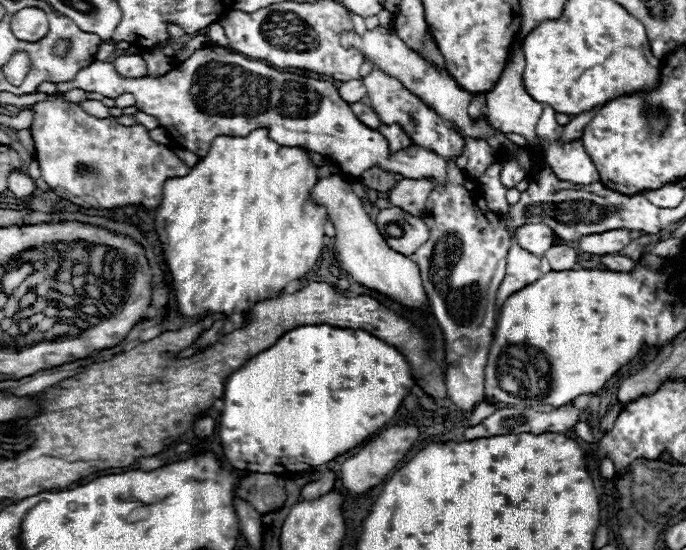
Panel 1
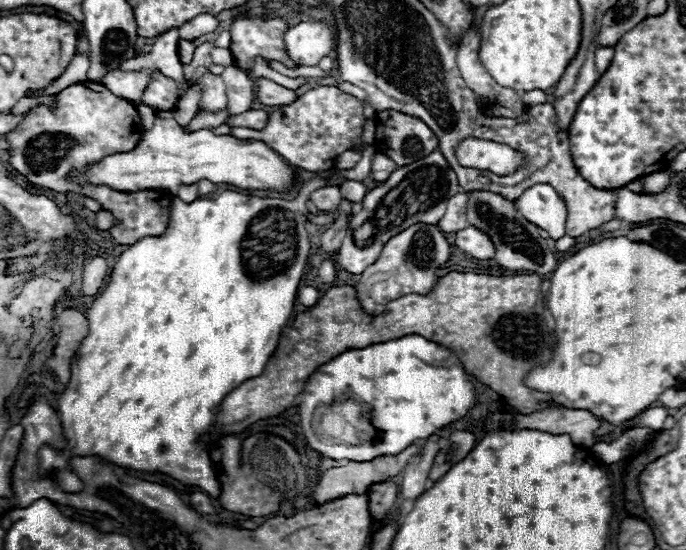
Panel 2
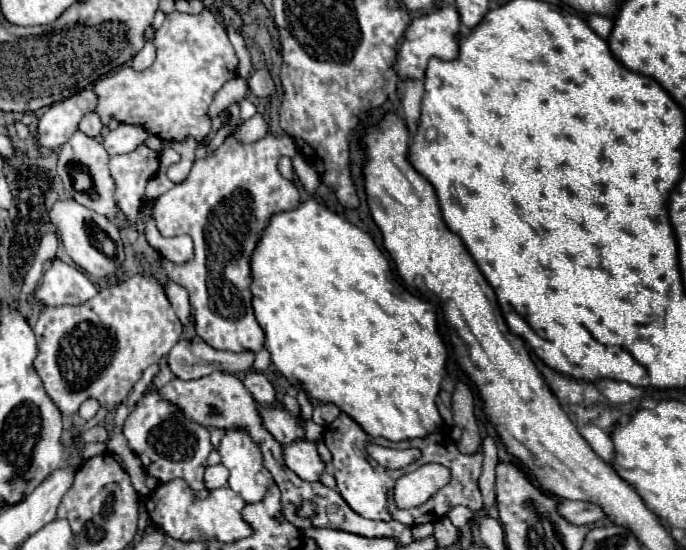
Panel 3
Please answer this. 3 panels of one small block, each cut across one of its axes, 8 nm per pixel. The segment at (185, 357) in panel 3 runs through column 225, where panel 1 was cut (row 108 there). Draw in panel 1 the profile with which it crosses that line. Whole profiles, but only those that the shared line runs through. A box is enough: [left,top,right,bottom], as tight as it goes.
[350,102,380,128]

